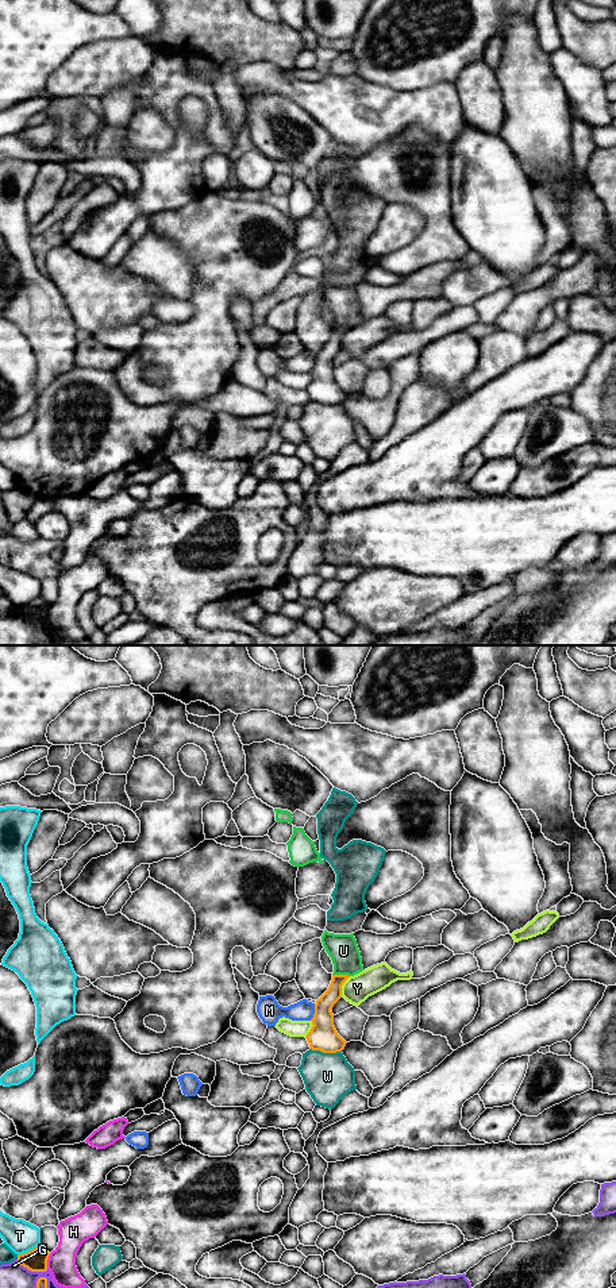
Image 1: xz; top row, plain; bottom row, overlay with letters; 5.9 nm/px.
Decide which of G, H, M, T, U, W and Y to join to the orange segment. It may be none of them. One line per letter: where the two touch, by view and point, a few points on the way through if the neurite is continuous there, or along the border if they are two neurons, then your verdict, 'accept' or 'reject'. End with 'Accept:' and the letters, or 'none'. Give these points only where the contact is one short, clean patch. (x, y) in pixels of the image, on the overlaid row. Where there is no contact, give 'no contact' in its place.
G: xz (31, 1271) | reject
H: xz (46, 1261) | reject
M: xz (315, 1013) | along xz (315, 1005), (315, 1013), (310, 1020) | reject
T: xz (30, 1250) | reject
U: xz (341, 975) | along xz (332, 974), (346, 974), (349, 976) | reject
W: xz (326, 1052) | reject
Y: xz (341, 987) | reject
Accept: none

